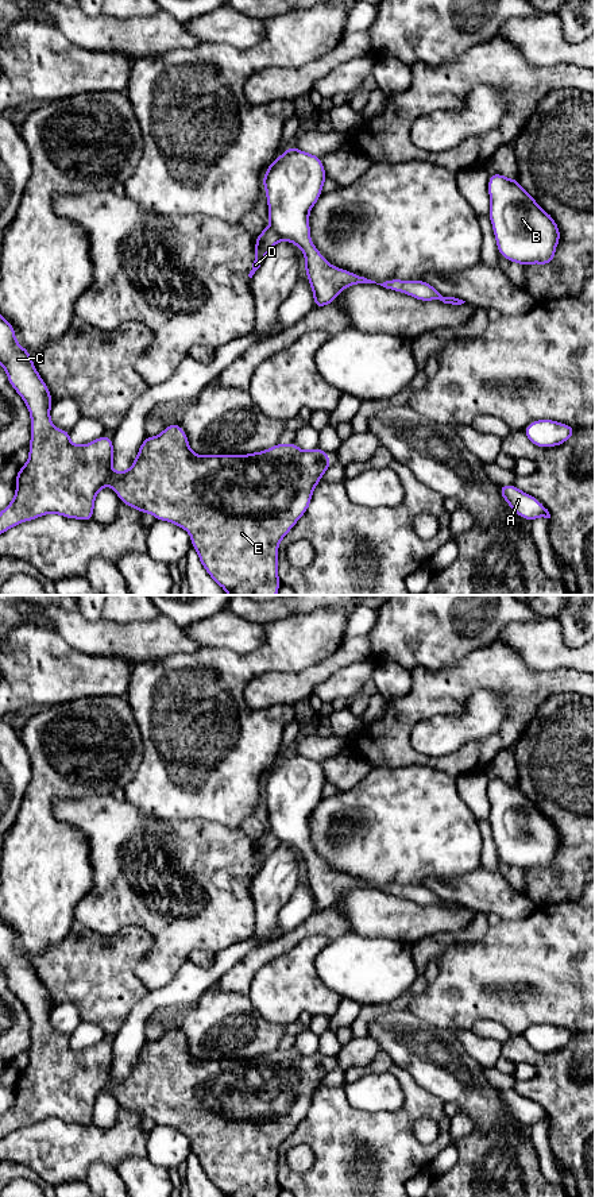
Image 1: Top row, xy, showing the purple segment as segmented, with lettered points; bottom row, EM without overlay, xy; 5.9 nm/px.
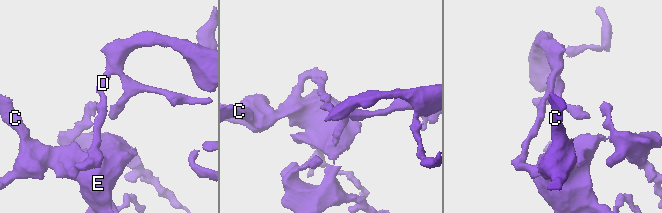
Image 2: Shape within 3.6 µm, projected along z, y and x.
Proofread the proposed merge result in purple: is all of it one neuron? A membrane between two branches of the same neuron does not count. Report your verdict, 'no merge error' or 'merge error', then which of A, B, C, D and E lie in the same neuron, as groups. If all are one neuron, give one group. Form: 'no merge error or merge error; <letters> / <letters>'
merge error; A B / C D E

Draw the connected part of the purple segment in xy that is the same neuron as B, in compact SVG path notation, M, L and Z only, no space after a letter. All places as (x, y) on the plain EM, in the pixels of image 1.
M490 779L488 787L488 820L501 860L522 870L552 868L560 845L552 820L522 794L518 783Z

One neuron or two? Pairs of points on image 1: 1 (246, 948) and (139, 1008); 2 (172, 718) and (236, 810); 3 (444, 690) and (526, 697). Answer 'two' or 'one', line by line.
1: one
2: one
3: one

